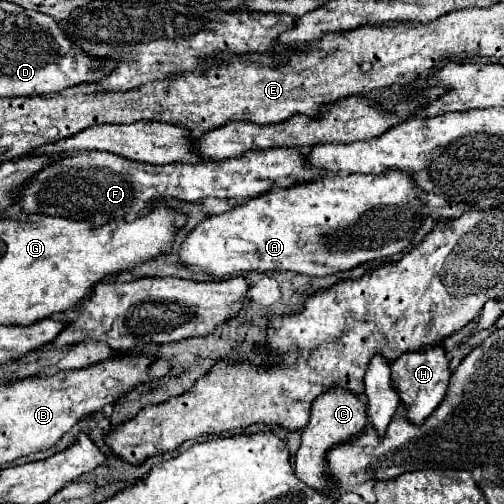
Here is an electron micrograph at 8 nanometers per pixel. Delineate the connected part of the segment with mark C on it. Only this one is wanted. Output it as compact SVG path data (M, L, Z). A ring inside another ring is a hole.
M331 388L313 400L311 420L301 434L301 446L295 454L295 472L299 480L303 480L307 486L313 486L315 490L333 490L325 478L325 454L331 446L355 436L369 424L365 406L367 402L363 394L353 394L345 388Z

